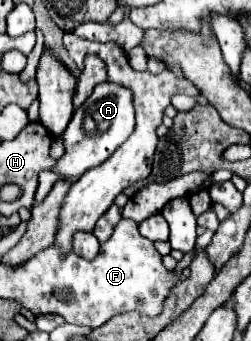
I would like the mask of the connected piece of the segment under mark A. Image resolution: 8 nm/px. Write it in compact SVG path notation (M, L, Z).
M102 82L98 88L94 88L92 96L78 108L64 132L64 146L66 154L56 162L54 172L62 174L64 178L78 180L86 170L102 164L106 158L110 158L116 148L126 142L126 136L134 130L136 118L134 118L134 94L130 88L114 84L114 82Z

